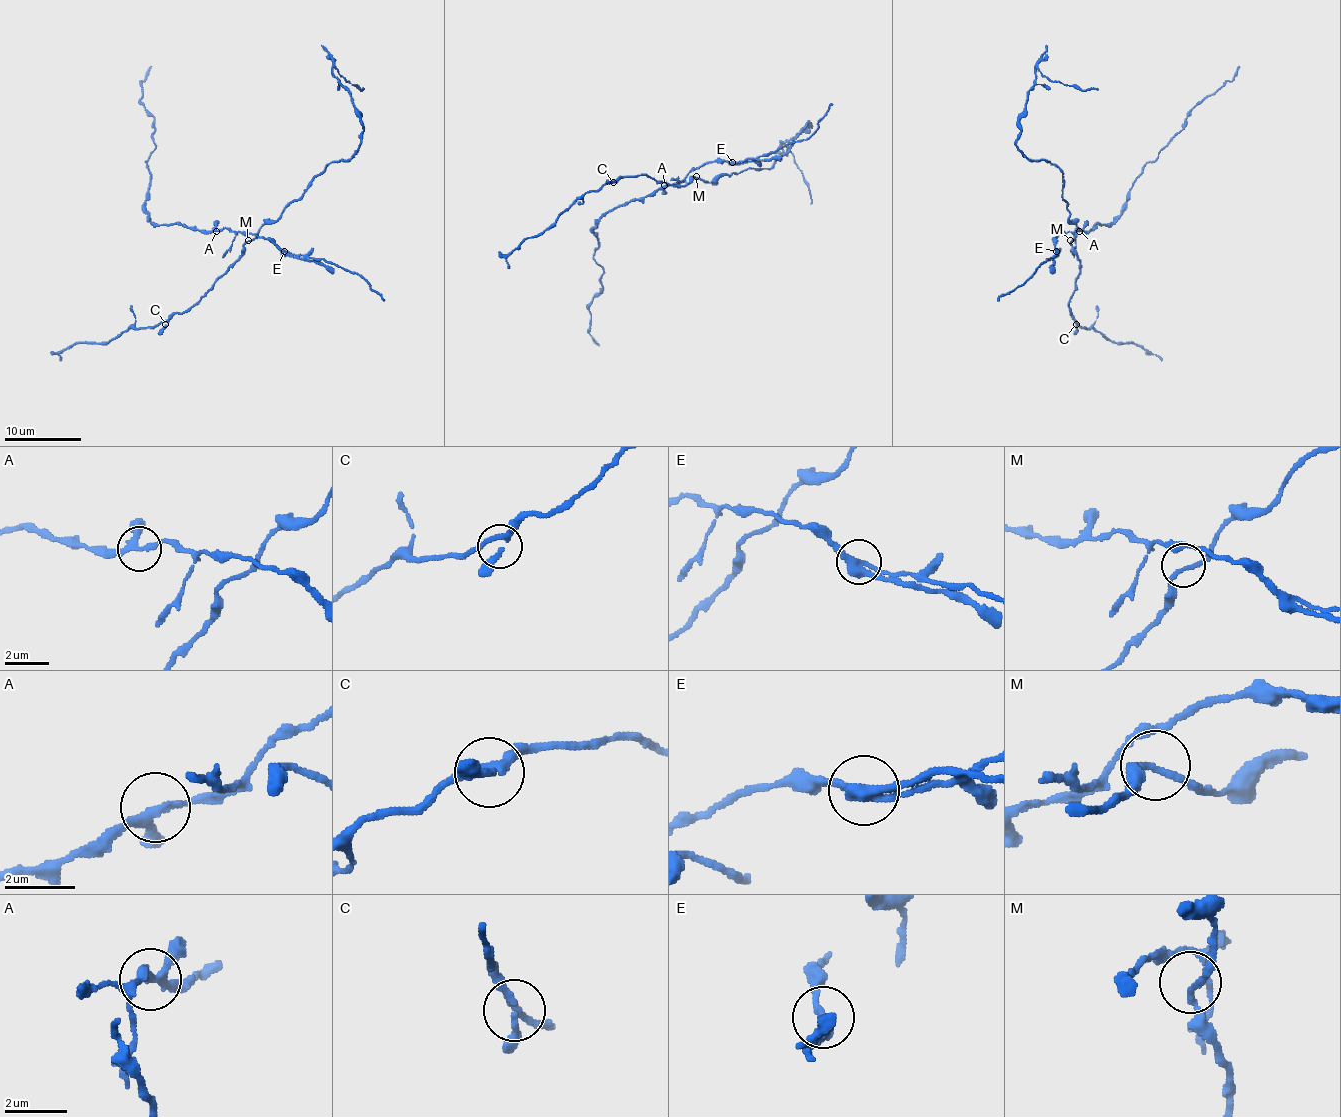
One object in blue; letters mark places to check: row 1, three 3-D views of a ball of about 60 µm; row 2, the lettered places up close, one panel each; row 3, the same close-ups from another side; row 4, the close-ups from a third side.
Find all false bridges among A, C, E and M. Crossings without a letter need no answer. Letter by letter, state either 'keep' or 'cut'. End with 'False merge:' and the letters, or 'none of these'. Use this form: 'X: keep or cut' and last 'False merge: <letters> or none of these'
A: keep
C: keep
E: cut
M: keep
False merge: E

